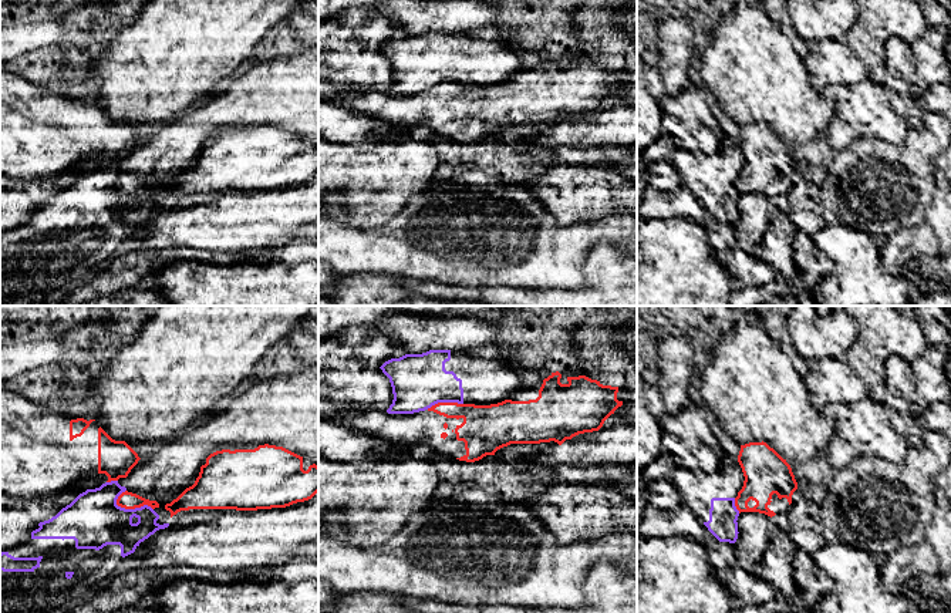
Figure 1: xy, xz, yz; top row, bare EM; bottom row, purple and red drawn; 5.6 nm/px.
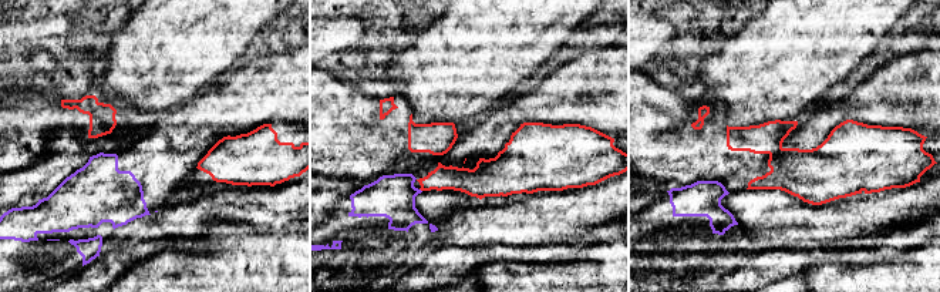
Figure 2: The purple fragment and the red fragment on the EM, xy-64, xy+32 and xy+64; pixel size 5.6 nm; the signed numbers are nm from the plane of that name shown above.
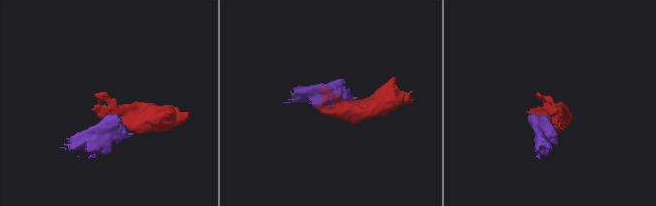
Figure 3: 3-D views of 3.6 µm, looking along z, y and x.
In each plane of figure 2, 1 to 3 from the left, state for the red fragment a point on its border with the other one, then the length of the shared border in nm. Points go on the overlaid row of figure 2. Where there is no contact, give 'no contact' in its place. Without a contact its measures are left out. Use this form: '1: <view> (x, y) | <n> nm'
1: no contact
2: no contact
3: no contact

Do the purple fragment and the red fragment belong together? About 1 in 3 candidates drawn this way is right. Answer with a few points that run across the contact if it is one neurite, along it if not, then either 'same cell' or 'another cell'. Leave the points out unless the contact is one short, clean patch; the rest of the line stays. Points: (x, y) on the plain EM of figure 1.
line xy (115, 181), (118, 187), (125, 189), (148, 187), (152, 191); another cell

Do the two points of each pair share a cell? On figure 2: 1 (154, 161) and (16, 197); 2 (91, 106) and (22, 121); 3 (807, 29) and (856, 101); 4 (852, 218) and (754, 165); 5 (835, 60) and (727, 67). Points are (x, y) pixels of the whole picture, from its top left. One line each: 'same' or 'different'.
1: different
2: same
3: different
4: different
5: same

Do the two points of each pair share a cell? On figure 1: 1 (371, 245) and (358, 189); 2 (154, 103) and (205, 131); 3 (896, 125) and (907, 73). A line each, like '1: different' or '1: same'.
1: different
2: different
3: different

